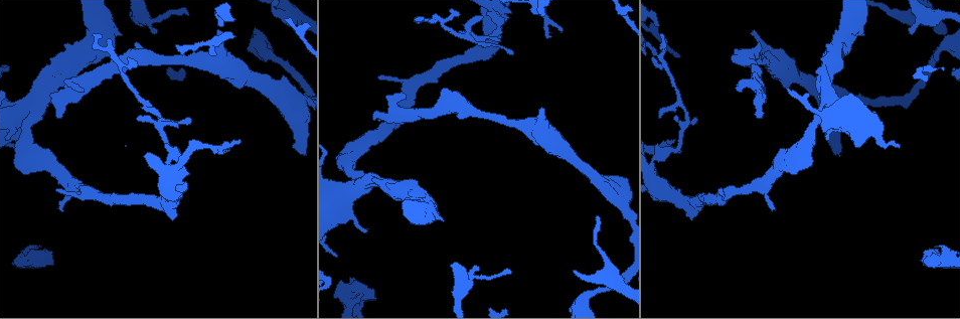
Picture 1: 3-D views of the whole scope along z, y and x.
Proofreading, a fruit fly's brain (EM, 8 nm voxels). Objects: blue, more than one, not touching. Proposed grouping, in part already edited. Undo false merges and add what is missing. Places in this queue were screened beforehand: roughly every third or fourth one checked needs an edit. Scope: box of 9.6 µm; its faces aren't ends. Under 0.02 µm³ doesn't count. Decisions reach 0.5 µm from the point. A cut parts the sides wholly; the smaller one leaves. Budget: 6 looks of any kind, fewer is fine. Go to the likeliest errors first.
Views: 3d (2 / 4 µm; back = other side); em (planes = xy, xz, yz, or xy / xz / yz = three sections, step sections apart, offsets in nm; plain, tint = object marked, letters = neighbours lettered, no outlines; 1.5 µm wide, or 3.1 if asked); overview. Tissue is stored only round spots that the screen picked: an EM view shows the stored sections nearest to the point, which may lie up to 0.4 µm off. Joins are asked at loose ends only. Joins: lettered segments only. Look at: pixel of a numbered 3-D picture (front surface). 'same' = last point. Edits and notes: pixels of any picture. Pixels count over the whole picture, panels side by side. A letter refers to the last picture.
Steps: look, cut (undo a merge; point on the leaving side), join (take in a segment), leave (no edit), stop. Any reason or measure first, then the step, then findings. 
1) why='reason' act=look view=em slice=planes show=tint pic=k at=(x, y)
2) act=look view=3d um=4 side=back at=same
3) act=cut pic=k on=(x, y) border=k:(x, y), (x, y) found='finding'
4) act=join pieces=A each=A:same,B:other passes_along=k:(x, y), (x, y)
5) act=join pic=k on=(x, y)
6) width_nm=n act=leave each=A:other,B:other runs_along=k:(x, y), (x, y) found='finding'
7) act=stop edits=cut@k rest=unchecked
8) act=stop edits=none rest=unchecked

why='an open end' act=look view=em slice=yz step=8 show=tint pic=1 at=(540, 110)

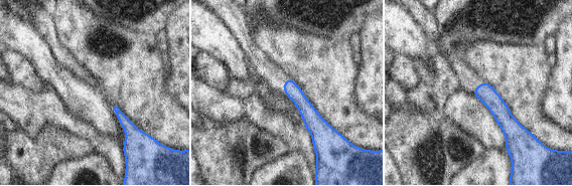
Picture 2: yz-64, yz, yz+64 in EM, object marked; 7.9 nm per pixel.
why='cut it another way' act=look view=em slice=planes show=letters at=same

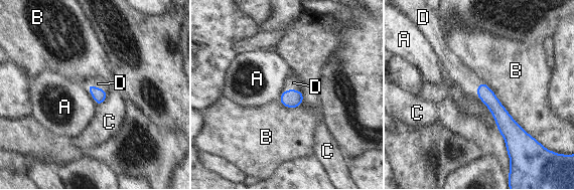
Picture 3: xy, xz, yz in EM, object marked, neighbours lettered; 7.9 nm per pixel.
act=join pic=3 on=(98, 83) each=A:other,B:other,C:other,D:same passes_along=3:(99, 94), (95, 87), (98, 83) found='it goes on there'

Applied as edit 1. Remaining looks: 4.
act=look view=overview

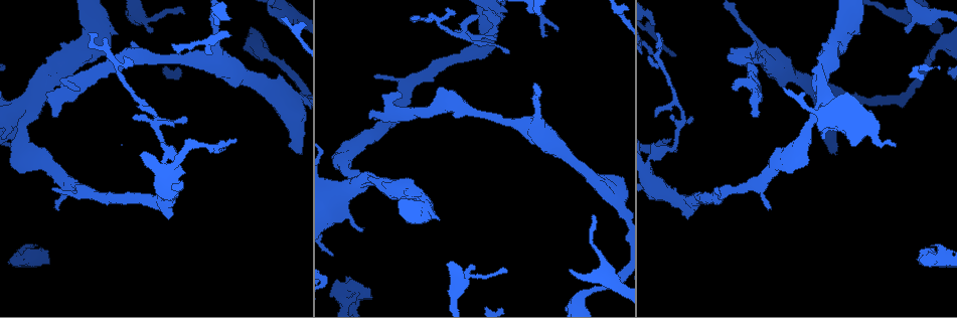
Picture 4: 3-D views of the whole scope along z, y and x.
why='tapers out' act=look view=3d um=2 pic=4 at=(768, 210)

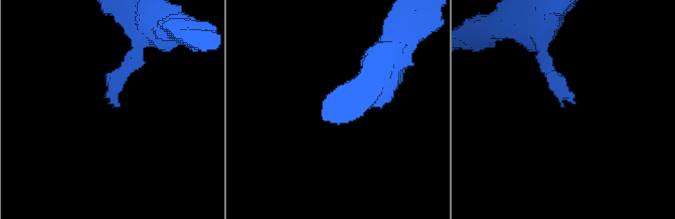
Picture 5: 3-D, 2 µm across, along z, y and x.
act=look view=em slice=xz step=4 show=letters pic=5 at=(563, 105)

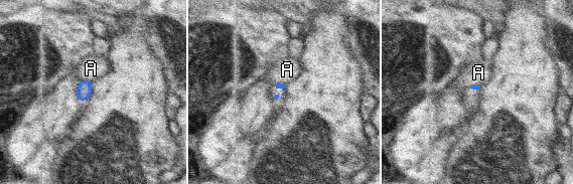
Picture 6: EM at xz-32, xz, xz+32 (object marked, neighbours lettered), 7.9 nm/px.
longest_contact=A:80nm act=leave each=A:other found='none of them fits'

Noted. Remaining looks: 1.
act=stop edits=join@3 rest=unchecked

